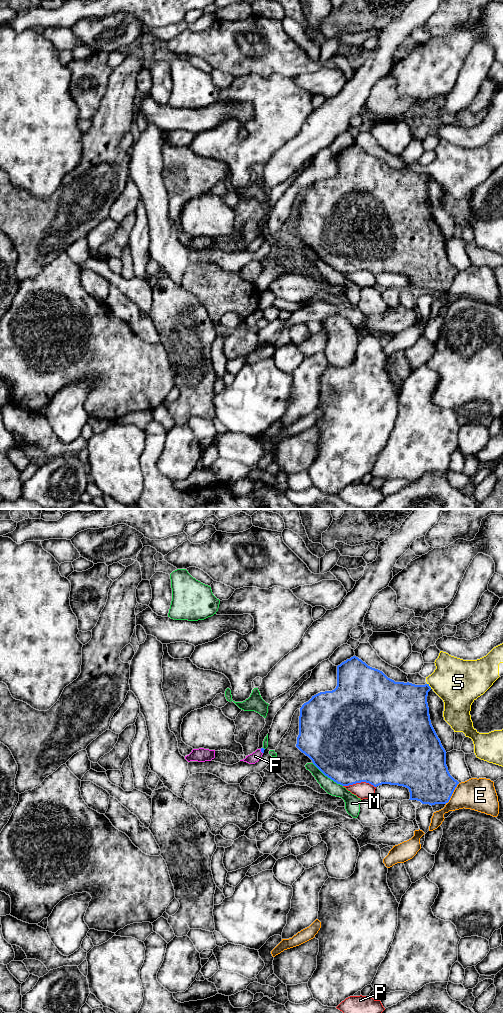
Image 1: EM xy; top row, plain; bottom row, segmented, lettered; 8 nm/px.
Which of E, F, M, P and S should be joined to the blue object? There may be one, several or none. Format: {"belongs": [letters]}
{"belongs": ["F"]}

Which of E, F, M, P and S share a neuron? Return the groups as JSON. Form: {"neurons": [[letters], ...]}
{"neurons": [["E"], ["F"], ["M"], ["P"], ["S"]]}

